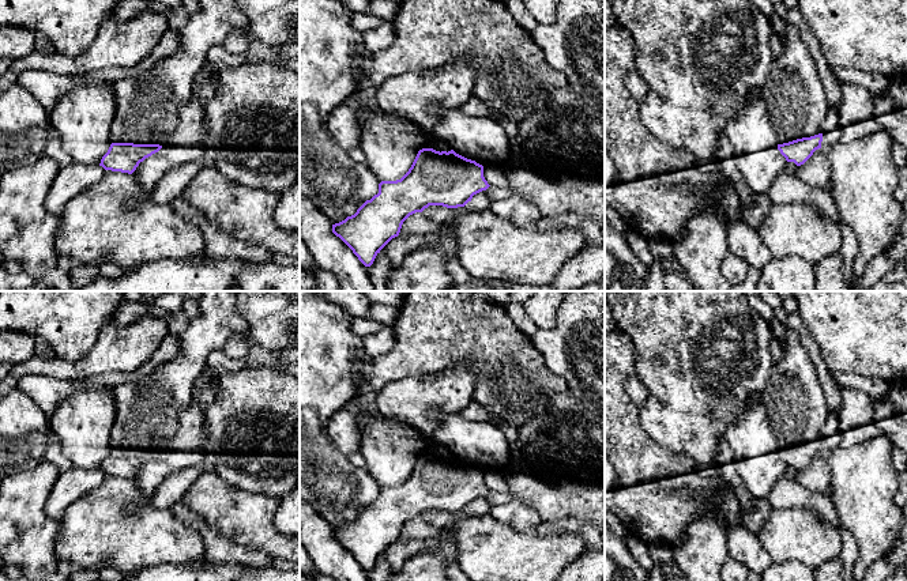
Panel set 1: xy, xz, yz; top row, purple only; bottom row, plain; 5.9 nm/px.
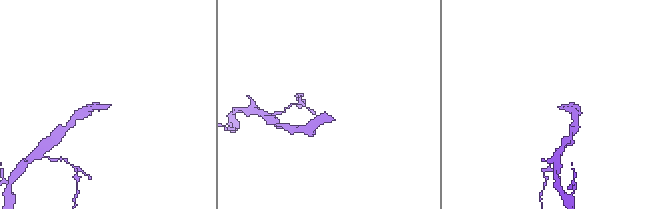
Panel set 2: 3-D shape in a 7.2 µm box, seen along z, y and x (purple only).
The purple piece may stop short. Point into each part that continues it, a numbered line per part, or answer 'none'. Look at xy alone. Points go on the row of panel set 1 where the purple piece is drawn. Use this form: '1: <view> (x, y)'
1: xy (147, 105)

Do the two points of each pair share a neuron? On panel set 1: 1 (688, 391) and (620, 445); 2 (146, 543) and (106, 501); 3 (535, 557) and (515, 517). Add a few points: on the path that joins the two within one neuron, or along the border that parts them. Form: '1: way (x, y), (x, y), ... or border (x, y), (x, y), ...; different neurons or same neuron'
1: border (638, 406), (642, 427), (667, 448); different neurons
2: way (135, 532), (115, 512); same neuron
3: border (492, 517), (519, 529), (537, 528); different neurons

